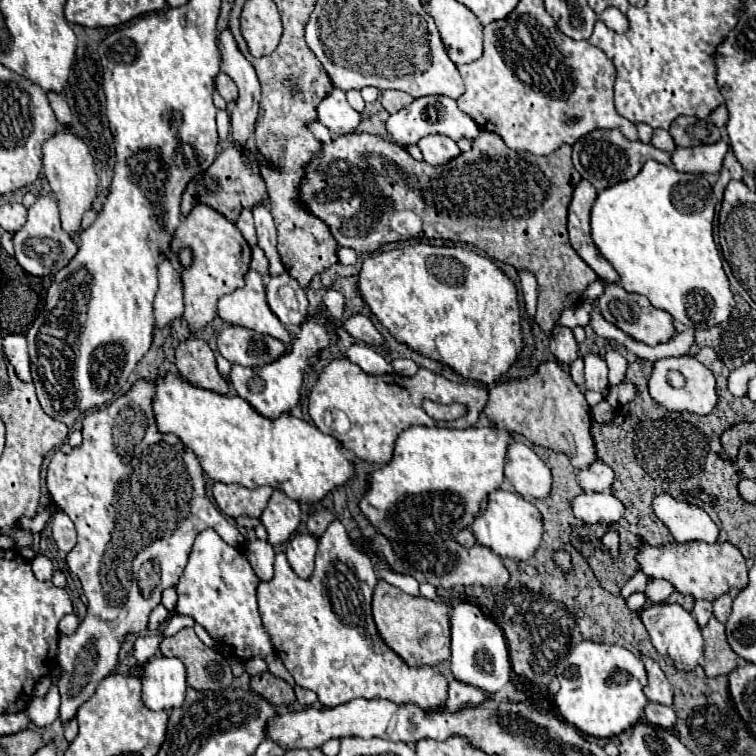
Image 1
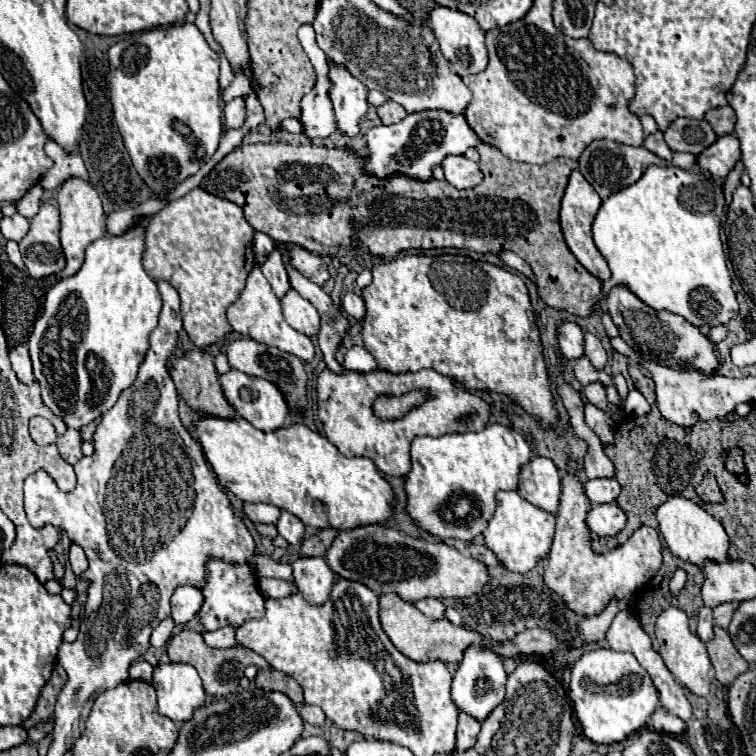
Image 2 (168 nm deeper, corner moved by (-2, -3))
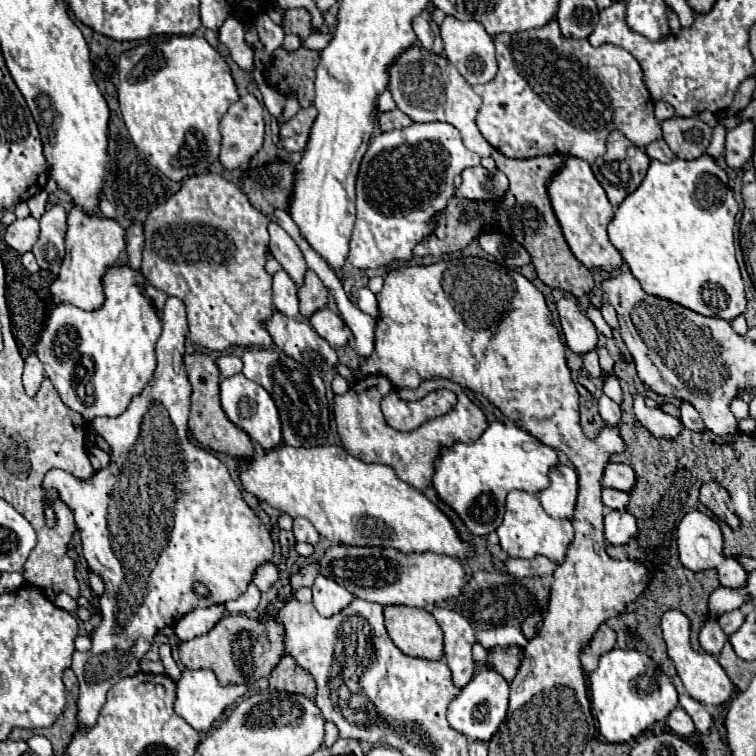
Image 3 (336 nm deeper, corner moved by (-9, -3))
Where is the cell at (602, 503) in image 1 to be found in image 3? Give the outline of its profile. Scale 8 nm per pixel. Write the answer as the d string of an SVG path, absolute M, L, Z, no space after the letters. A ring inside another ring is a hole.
M607 511L605 513L605 539L613 545L625 545L635 535L637 525L631 513L623 511Z

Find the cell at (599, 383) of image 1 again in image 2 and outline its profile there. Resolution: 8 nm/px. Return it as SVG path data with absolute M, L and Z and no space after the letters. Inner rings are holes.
M600 381L586 385L586 387L584 387L584 393L586 393L586 399L588 399L592 405L596 405L598 409L602 409L604 413L610 413L610 411L608 411L608 401L606 401L606 387L604 387Z

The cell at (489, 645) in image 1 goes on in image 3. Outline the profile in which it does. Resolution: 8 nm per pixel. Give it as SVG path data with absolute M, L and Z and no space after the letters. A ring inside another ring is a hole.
M485 669L475 673L473 679L461 689L461 693L451 701L447 709L447 719L451 727L467 735L471 741L489 741L491 735L501 725L501 721L505 719L507 699L509 699L509 683L495 669Z

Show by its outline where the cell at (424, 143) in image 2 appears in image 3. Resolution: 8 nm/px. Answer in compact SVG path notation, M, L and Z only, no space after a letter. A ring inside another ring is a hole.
M443 121L413 123L399 131L385 131L371 139L369 149L361 161L357 179L357 219L351 233L349 261L357 269L383 267L395 259L411 259L411 249L425 235L431 233L433 215L439 213L447 199L453 195L453 179L463 169L479 165L479 155L469 151L461 139L461 133Z

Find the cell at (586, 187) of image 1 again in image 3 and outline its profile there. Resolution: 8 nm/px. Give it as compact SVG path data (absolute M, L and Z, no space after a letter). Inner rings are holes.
M567 157L567 167L559 171L559 175L551 177L551 183L547 187L551 195L553 211L559 219L559 225L563 229L565 241L571 247L573 255L587 267L587 269L599 269L599 271L615 271L621 267L623 259L607 239L607 223L613 219L613 207L591 173L591 167L583 159Z

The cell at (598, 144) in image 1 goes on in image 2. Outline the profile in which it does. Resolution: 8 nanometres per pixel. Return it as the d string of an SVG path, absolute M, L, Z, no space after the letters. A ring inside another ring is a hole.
M600 139L600 141L592 141L586 151L580 157L580 173L586 177L586 181L598 191L598 195L602 197L602 201L606 201L612 193L618 193L620 189L626 189L628 185L636 183L642 173L646 171L646 167L652 165L674 165L680 169L694 169L696 167L696 155L688 155L688 153L674 153L672 161L664 161L660 157L656 157L654 153L650 153L644 147L630 147L630 145L622 145L622 143L614 143L608 139Z

